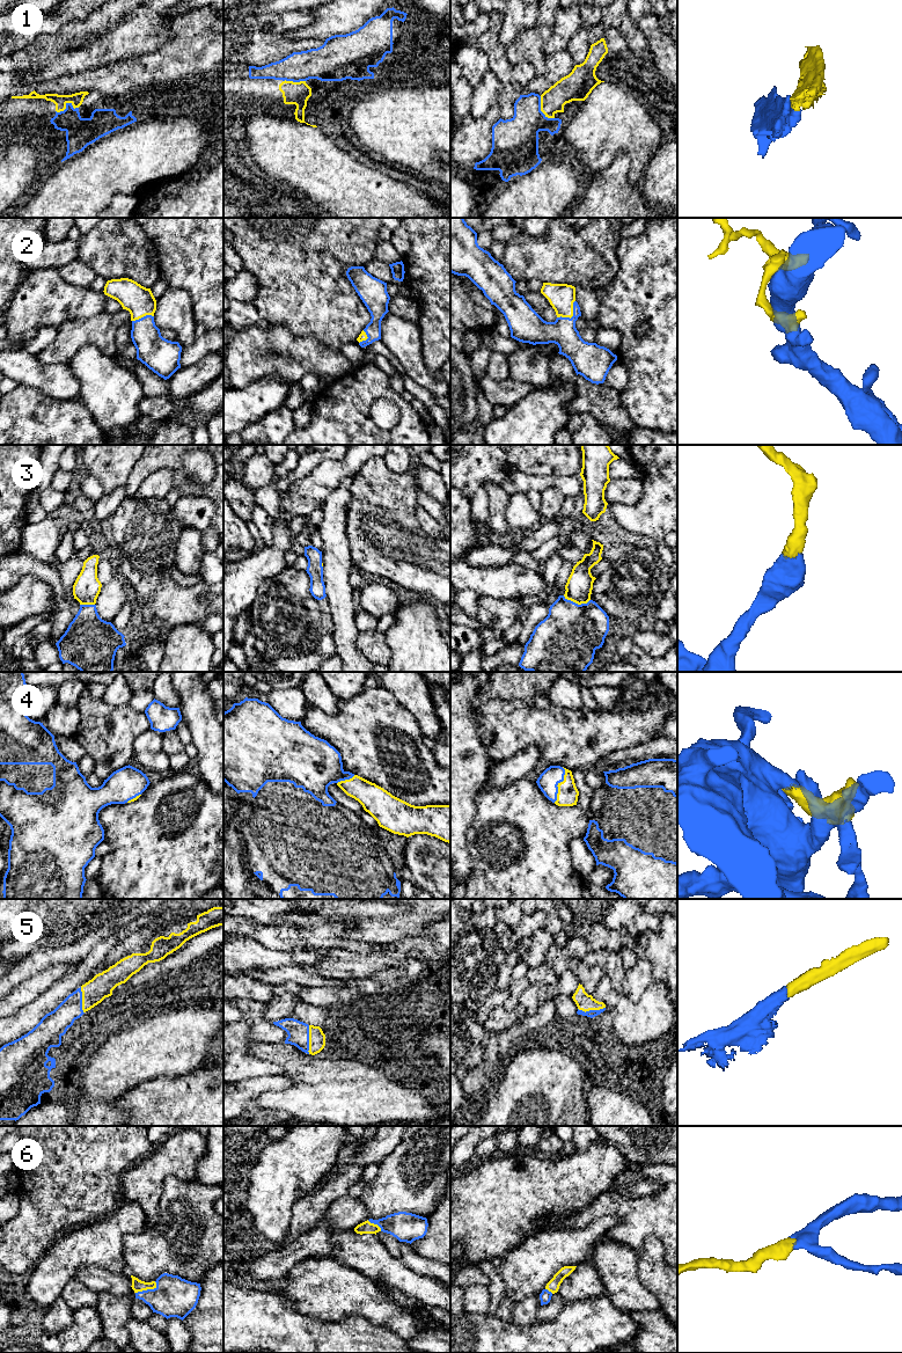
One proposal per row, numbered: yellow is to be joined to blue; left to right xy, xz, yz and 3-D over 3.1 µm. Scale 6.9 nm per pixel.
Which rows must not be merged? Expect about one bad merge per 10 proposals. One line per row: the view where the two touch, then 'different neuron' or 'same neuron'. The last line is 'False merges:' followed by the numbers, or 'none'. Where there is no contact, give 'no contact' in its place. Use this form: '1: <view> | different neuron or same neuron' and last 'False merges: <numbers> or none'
1: xy | different neuron
2: yz | same neuron
3: yz | same neuron
4: yz | same neuron
5: xz | same neuron
6: xy | same neuron
False merges: 1

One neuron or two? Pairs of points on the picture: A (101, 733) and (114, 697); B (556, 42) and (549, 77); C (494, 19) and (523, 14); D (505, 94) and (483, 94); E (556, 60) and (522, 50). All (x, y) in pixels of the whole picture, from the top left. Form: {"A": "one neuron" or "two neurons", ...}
{"A": "two neurons", "B": "two neurons", "C": "two neurons", "D": "one neuron", "E": "two neurons"}

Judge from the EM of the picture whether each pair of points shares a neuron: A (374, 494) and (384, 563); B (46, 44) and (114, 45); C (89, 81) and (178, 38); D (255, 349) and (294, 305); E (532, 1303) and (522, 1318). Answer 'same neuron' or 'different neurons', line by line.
A: same neuron
B: same neuron
C: same neuron
D: different neurons
E: same neuron

